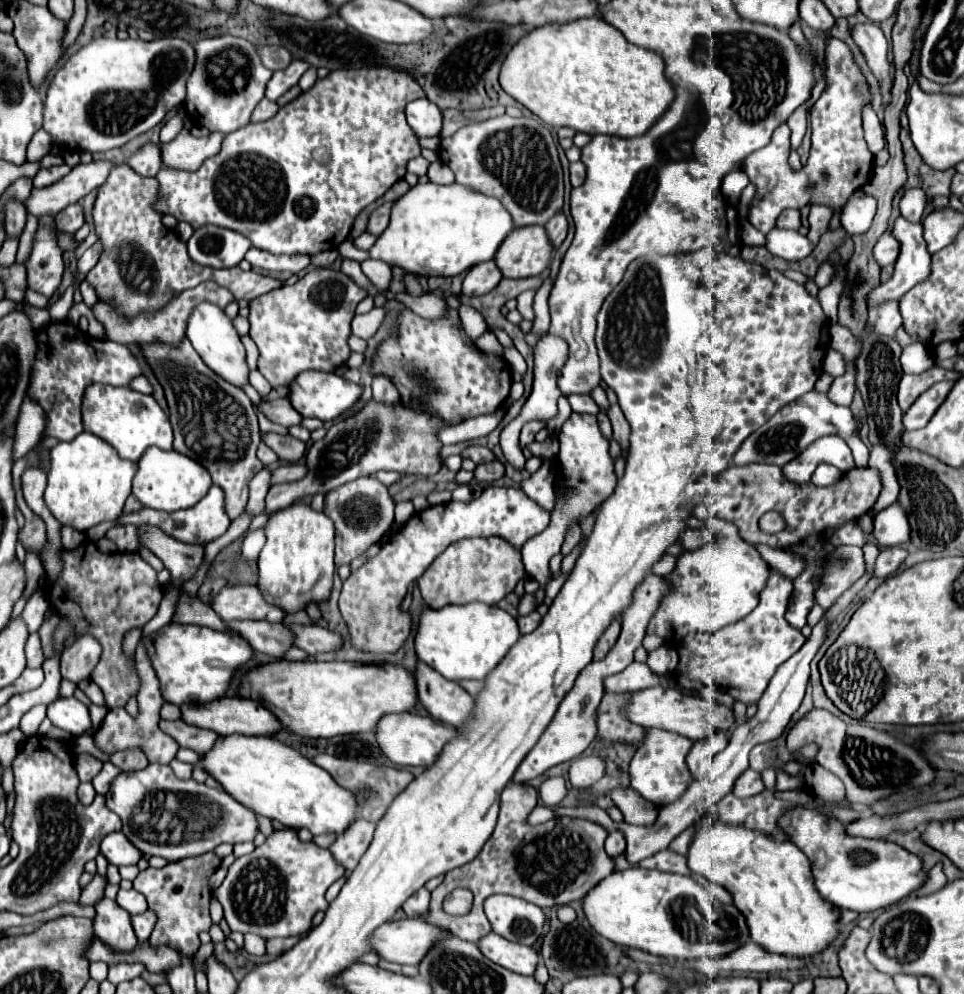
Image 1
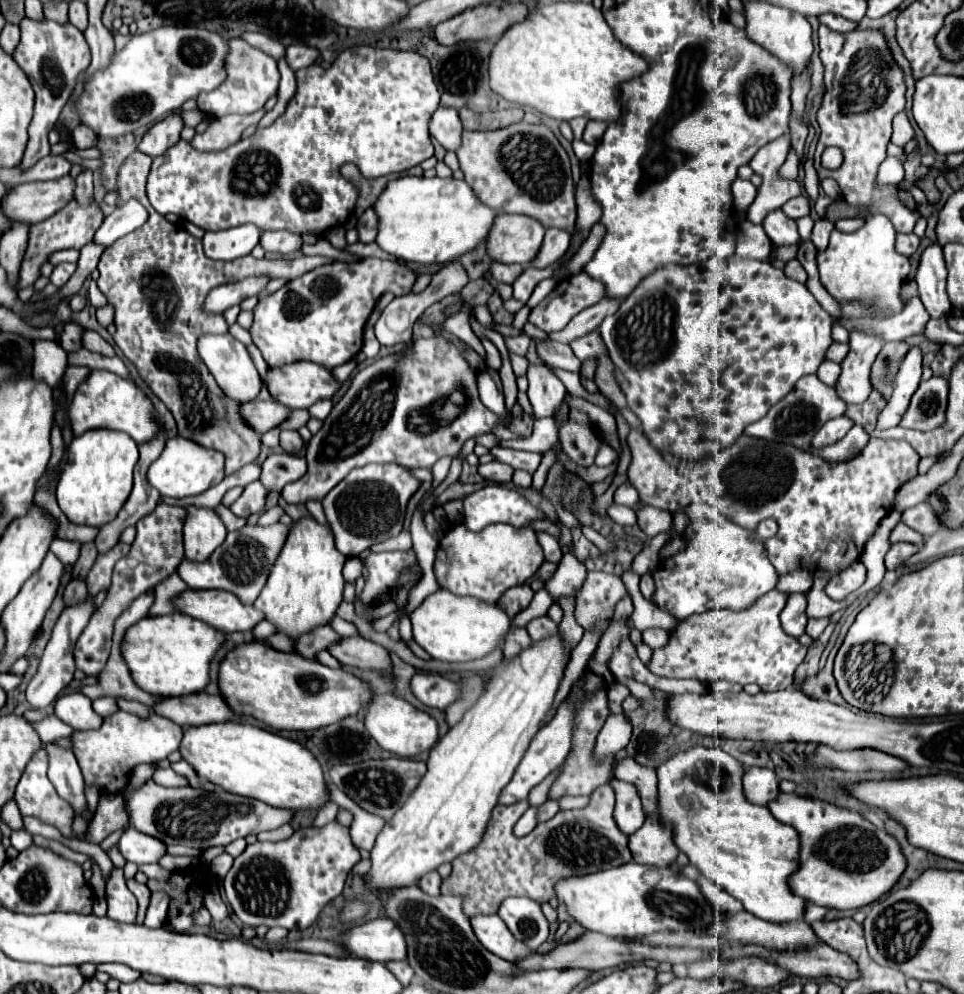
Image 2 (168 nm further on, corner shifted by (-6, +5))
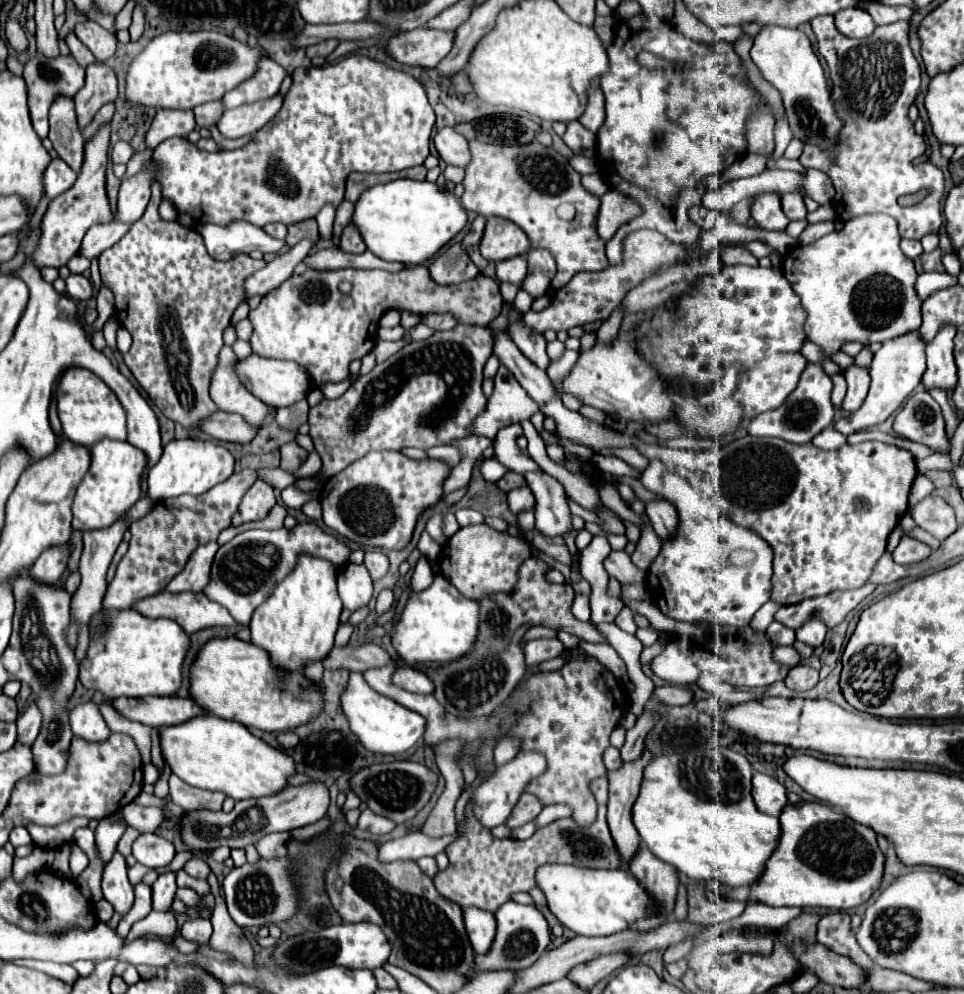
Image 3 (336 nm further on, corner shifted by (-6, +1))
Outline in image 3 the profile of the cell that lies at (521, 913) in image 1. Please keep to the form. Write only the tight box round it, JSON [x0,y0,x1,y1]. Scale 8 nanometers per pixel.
[477,901,551,971]

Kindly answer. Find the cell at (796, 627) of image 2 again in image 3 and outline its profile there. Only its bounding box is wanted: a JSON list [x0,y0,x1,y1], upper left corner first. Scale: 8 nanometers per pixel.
[767,621,795,645]

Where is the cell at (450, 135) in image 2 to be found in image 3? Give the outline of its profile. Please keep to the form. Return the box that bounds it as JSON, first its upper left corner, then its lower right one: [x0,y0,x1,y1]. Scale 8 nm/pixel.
[433,127,471,167]

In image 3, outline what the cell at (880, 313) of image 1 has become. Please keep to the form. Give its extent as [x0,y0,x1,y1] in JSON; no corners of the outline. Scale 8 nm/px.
[843,365,869,413]

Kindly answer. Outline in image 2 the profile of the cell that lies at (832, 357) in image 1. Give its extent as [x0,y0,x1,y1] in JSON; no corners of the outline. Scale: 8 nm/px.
[817,361,841,387]

